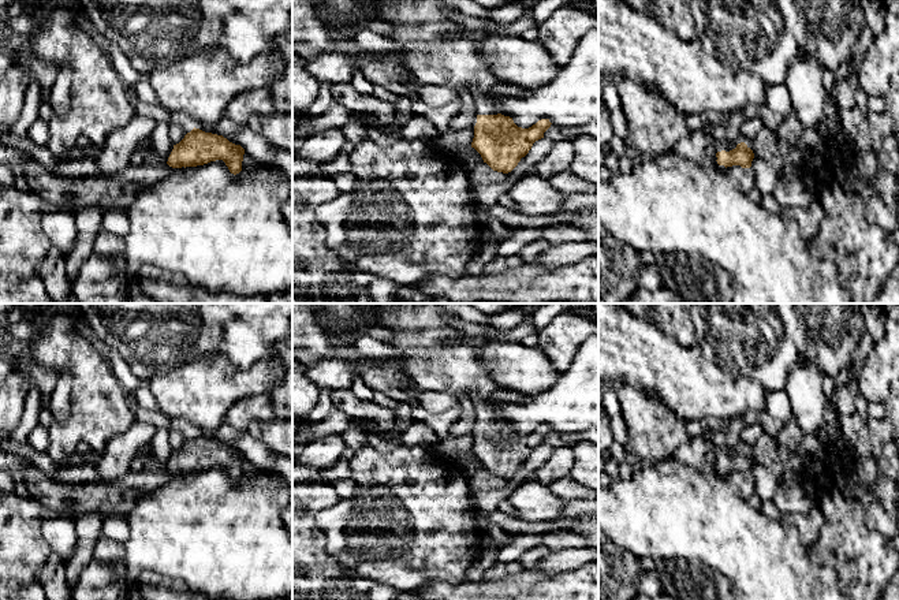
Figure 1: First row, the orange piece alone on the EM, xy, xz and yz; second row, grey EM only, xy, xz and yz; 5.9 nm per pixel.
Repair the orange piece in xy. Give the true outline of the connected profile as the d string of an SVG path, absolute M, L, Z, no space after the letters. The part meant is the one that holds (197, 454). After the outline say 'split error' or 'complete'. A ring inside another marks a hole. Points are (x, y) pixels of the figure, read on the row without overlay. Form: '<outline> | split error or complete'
M193 435L184 444L174 451L167 470L172 474L197 473L210 467L223 466L230 478L242 477L245 455L230 448L223 441Z | complete

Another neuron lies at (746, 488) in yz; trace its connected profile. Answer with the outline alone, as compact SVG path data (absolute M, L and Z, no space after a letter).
M732 472L727 473L725 476L741 499L747 500L754 493L754 480L751 474Z

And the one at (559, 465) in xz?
M556 447L551 458L536 470L537 481L549 485L559 478L568 477L574 463L575 456L571 447Z

